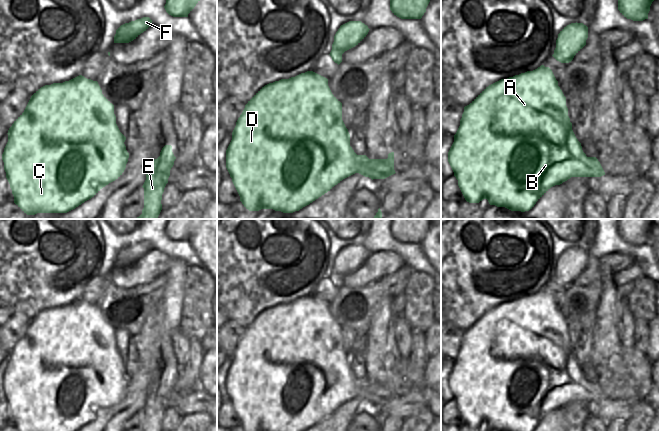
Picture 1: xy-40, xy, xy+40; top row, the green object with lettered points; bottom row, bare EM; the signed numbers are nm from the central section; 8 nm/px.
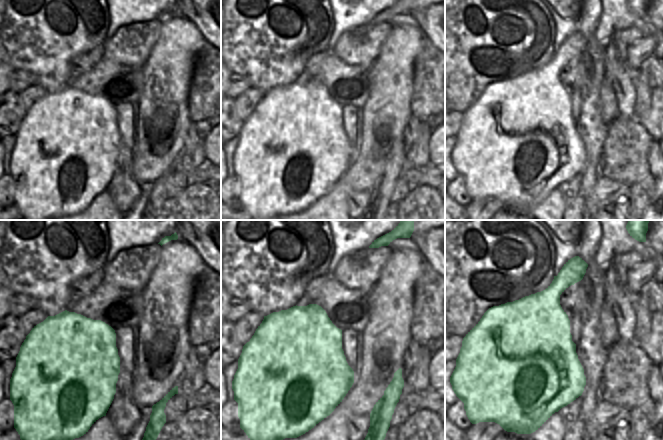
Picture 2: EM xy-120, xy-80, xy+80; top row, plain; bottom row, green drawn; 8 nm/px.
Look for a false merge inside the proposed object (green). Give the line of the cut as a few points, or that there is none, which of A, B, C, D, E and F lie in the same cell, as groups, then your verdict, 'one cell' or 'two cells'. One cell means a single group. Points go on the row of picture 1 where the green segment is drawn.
xy+40 (583, 153), (579, 159), (591, 170), (592, 176) | A B C D F / E | two cells

